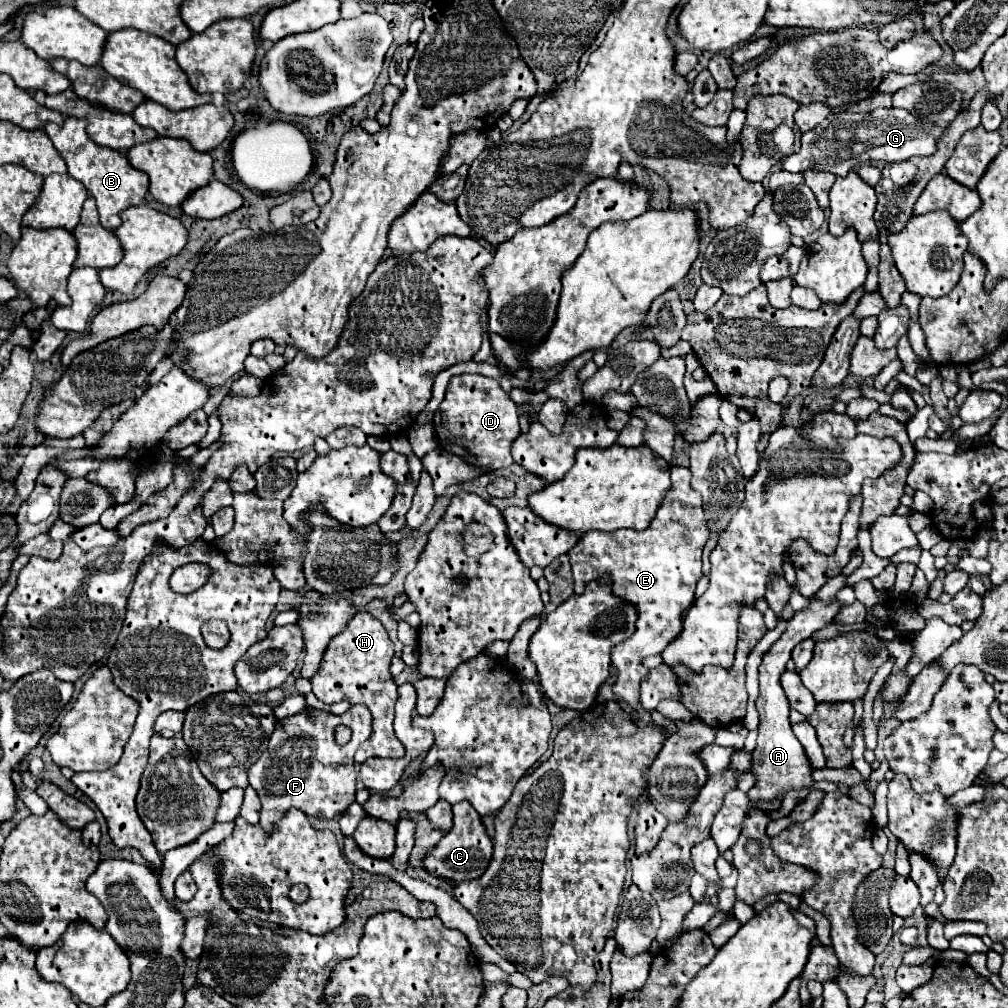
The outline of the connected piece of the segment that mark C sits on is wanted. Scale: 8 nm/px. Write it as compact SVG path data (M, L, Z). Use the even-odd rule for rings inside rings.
M462 801L460 805L452 807L454 811L454 827L448 835L444 835L434 849L424 857L422 867L442 879L452 879L456 883L470 881L482 877L482 873L488 869L494 853L494 839L488 835L482 817L468 805L468 801Z

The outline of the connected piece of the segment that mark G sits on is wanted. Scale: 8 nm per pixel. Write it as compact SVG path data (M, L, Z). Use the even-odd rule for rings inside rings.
M876 109L872 113L842 111L842 113L834 113L834 115L826 117L816 129L804 133L800 151L792 153L790 157L786 157L786 161L782 163L782 169L790 171L790 173L816 169L816 171L830 171L834 175L844 175L850 169L858 169L860 165L870 163L870 161L896 163L896 161L910 159L914 155L922 155L924 157L924 155L932 155L936 151L936 139L942 135L942 131L944 131L944 127L932 125L932 123L926 123L926 127L924 127L916 117L912 117L904 109Z

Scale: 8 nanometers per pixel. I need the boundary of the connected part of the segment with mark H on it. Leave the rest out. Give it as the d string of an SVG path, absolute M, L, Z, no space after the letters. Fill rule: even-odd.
M358 611L348 623L348 629L340 633L324 653L324 665L320 673L312 677L312 693L322 703L348 701L350 705L366 705L372 713L372 735L364 741L356 753L356 763L364 763L368 757L404 757L406 749L396 737L393 728L394 705L398 699L398 685L390 675L390 661L394 645L378 619L366 611Z

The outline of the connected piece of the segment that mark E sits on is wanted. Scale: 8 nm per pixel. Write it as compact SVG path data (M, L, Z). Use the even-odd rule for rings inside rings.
M672 465L670 477L672 485L646 531L620 529L614 533L584 533L568 551L576 593L584 591L592 579L610 575L612 593L638 611L634 635L612 647L612 667L616 669L612 691L634 709L640 703L640 683L648 677L642 659L648 655L662 655L662 651L682 633L682 613L694 601L696 583L702 577L702 547L708 541L702 499L690 489L688 467Z

